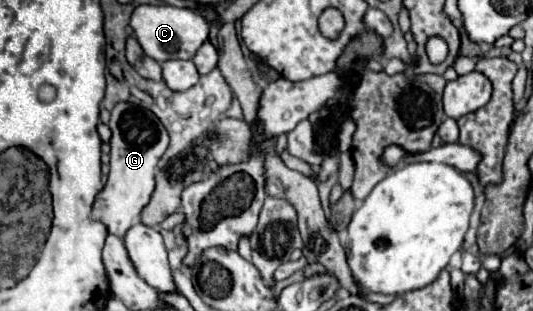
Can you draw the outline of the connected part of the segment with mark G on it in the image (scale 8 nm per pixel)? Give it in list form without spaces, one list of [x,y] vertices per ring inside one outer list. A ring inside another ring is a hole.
[[[131,102],[115,104],[115,108],[111,110],[109,128],[113,132],[109,142],[111,172],[105,188],[97,196],[93,216],[103,224],[107,224],[109,234],[123,238],[125,232],[139,222],[141,210],[149,204],[155,186],[155,166],[169,146],[169,134],[165,132],[165,126],[161,124],[161,120],[157,120],[157,116],[151,110],[135,106]]]

